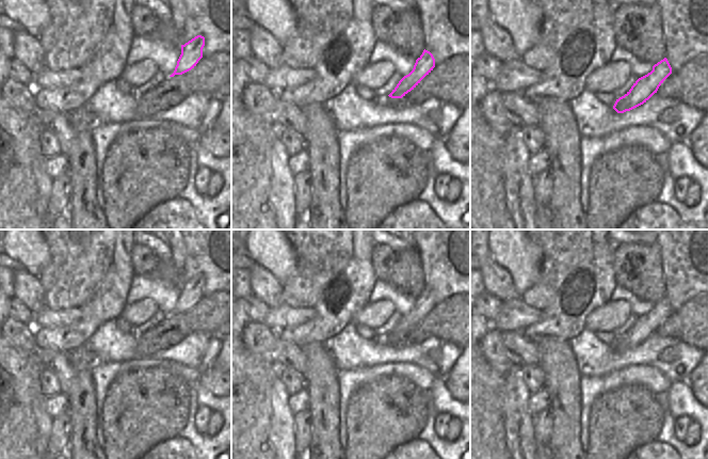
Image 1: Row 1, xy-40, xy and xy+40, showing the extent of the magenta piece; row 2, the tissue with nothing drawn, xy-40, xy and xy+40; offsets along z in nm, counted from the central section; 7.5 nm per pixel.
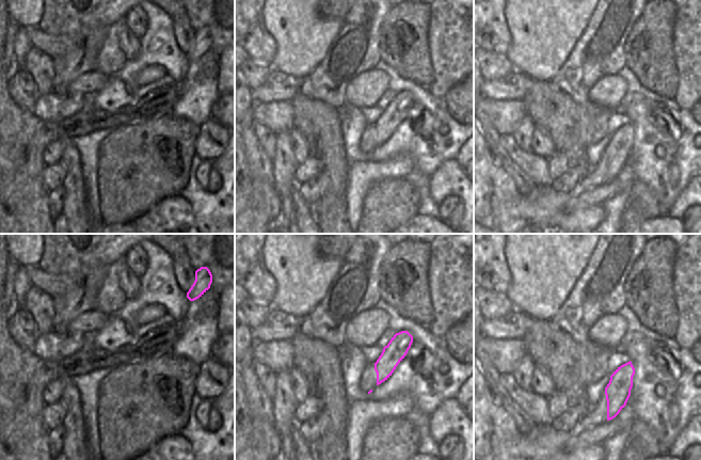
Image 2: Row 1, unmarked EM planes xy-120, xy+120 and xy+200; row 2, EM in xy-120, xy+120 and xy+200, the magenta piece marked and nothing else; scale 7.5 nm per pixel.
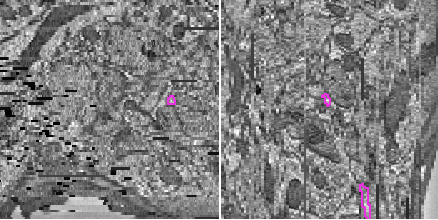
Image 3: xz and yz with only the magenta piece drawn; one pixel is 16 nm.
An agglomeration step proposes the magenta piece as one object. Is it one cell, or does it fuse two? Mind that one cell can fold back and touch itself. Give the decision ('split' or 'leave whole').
leave whole

